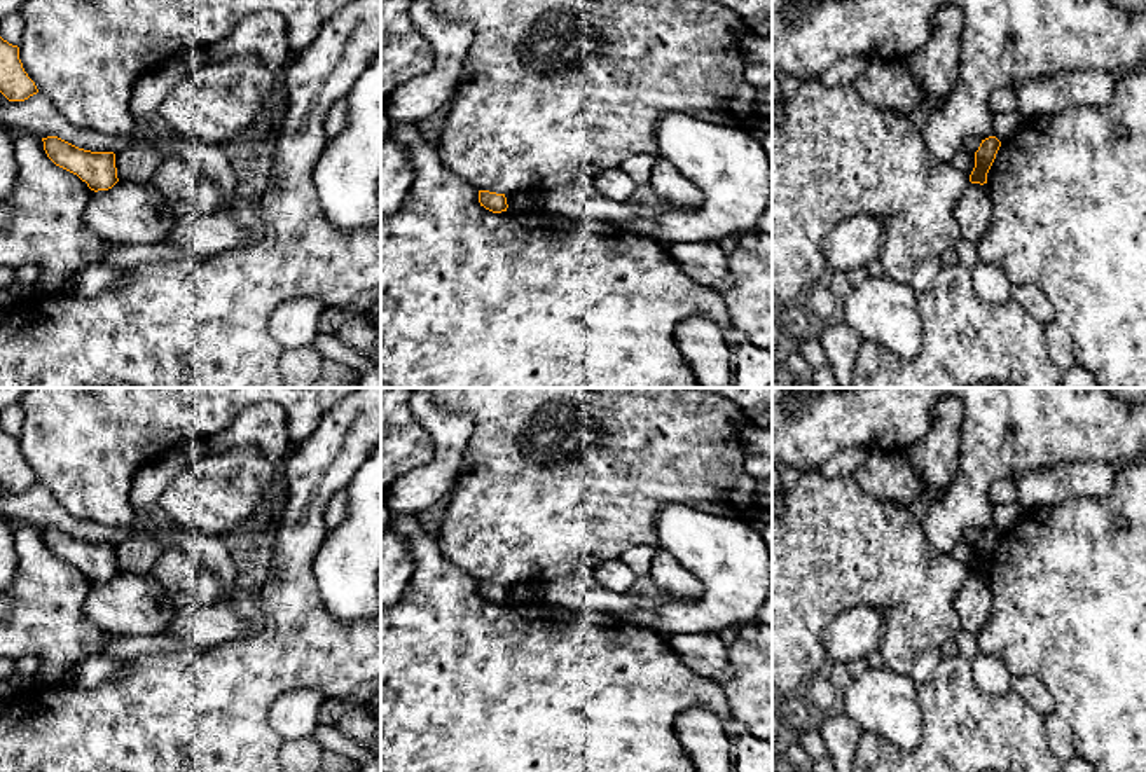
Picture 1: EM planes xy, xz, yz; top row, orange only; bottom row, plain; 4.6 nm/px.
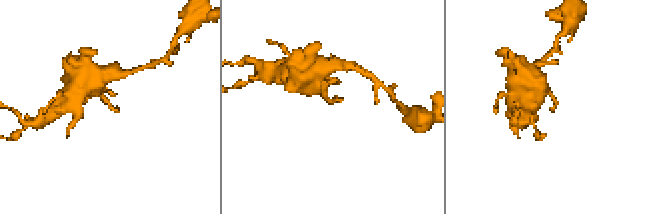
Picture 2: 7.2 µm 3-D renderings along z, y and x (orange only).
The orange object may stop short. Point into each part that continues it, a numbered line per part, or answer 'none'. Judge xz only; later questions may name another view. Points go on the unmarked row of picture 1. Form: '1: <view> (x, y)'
none

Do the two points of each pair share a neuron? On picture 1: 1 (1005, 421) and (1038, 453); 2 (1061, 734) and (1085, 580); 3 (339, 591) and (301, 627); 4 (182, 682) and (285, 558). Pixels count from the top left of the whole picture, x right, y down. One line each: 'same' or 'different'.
1: same
2: different
3: different
4: same

